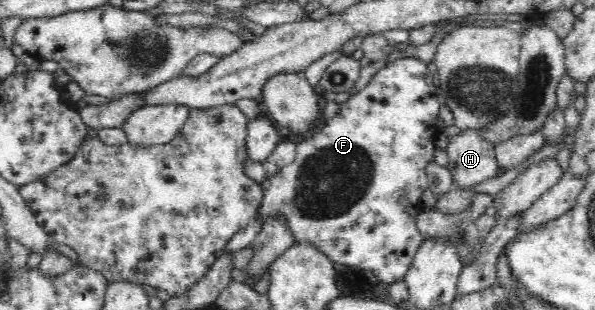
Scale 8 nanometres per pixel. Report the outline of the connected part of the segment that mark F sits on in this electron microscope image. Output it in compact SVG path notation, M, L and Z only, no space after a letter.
M405 57L396 59L378 70L365 89L361 89L359 93L355 93L347 101L340 104L339 111L336 111L335 115L326 120L326 124L319 133L313 134L310 138L297 143L295 159L290 164L283 166L276 174L271 175L267 179L264 196L259 209L256 211L257 217L255 217L256 220L260 221L261 227L271 217L282 219L286 223L288 233L291 234L294 243L312 245L314 249L325 255L335 265L360 267L370 271L382 283L391 284L404 280L415 254L422 243L425 242L425 238L421 234L415 219L417 219L418 213L424 210L424 206L421 203L421 195L423 195L430 182L426 167L429 162L434 161L433 153L436 148L435 135L437 131L435 123L439 115L439 109L441 109L441 104L437 100L437 96L440 93L437 82L434 69L420 58Z

